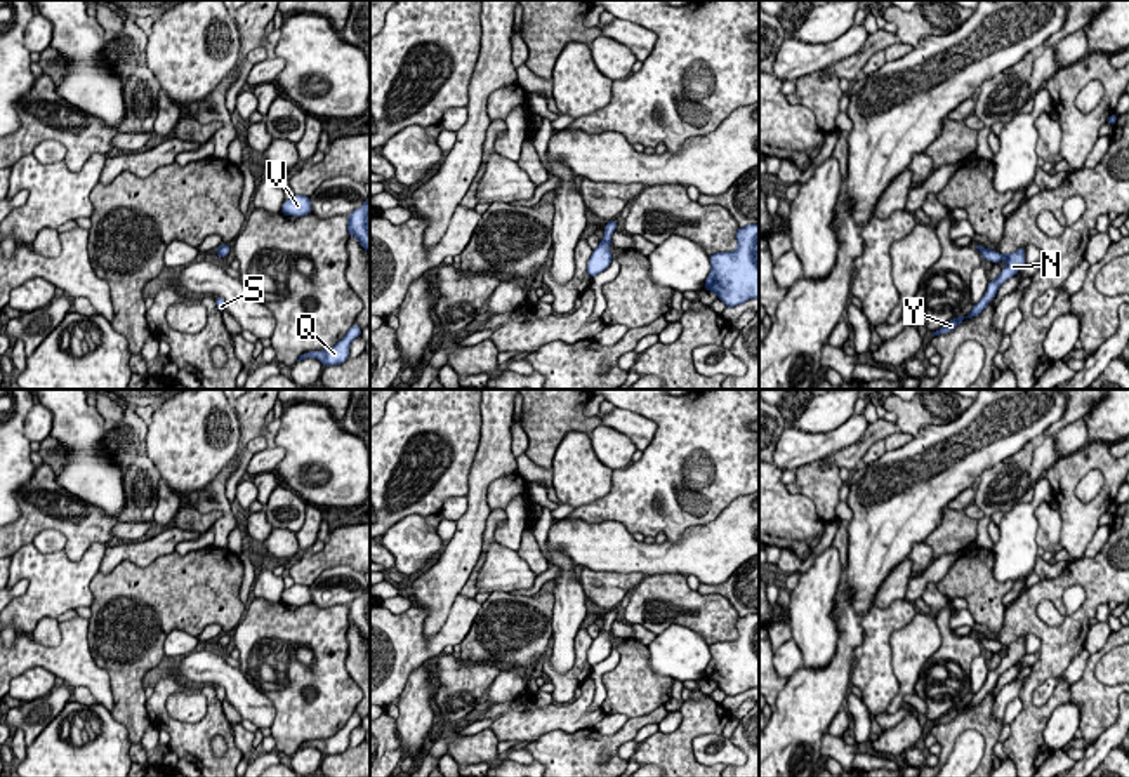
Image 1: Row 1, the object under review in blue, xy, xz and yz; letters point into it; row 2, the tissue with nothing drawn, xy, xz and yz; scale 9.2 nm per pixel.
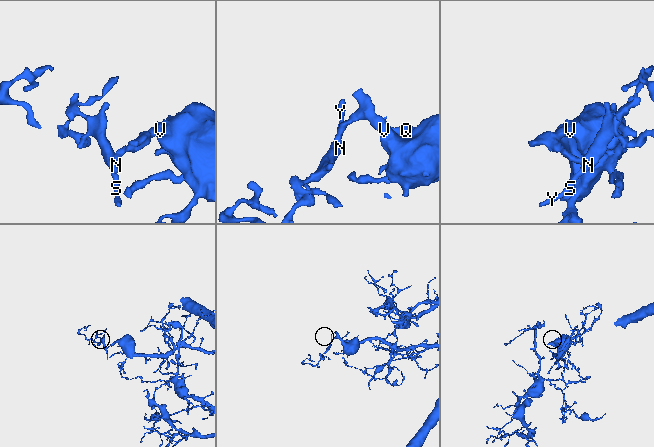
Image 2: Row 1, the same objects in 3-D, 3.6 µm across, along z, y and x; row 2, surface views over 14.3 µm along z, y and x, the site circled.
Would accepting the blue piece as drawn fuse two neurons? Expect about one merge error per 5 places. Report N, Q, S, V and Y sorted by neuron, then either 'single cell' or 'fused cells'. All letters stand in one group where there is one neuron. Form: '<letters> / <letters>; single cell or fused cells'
N Q S V Y; single cell

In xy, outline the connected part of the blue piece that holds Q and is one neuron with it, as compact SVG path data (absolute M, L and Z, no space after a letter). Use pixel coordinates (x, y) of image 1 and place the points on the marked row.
M354 323L335 346L323 351L307 351L300 355L297 362L309 356L318 358L325 367L340 365L349 358L349 346L360 335L361 329Z

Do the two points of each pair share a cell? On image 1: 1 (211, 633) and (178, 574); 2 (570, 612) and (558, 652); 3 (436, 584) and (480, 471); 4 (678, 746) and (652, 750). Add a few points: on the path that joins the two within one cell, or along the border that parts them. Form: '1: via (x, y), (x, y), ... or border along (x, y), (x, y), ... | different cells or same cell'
1: border along (223, 628), (209, 624), (197, 637) | different cells
2: via (565, 623), (563, 642) | same cell
3: via (459, 557), (468, 543), (476, 515), (476, 499) | same cell
4: via (671, 750), (659, 750) | same cell

